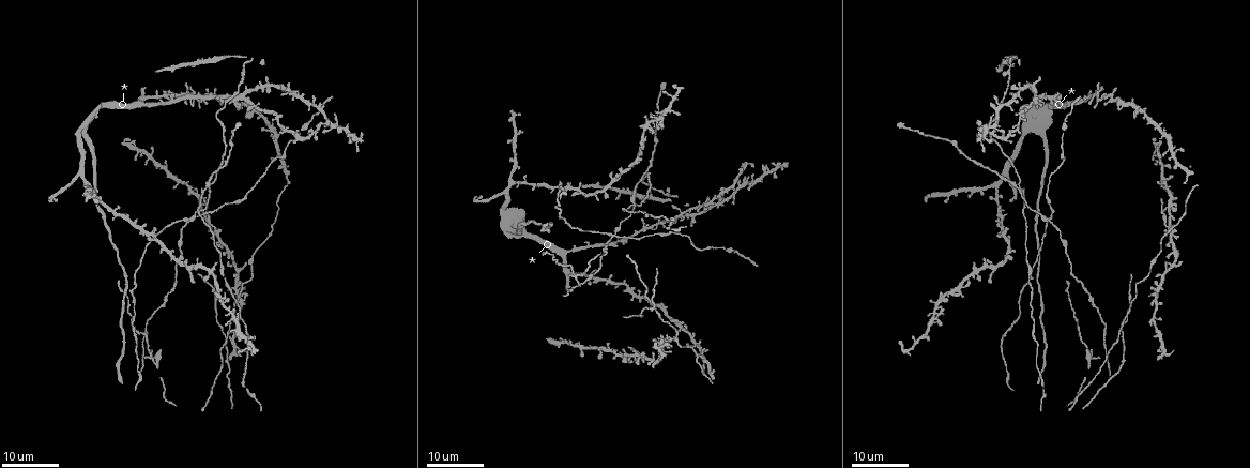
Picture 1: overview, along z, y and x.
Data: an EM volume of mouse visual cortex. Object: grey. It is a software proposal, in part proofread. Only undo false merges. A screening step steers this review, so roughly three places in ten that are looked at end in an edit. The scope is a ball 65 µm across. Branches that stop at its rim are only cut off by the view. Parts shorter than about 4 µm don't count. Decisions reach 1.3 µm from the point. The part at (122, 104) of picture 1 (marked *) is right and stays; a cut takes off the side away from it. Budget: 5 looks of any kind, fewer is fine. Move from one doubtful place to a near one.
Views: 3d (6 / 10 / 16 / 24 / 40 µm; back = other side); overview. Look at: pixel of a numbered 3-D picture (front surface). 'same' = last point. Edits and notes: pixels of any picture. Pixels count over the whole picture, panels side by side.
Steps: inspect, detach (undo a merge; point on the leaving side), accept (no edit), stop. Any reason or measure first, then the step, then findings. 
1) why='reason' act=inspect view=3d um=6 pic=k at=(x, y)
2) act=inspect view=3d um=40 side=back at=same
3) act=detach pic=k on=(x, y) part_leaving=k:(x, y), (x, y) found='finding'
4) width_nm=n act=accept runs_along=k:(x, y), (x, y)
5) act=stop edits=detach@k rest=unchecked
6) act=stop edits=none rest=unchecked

why='four-way junction' act=inspect view=3d um=16 pic=1 at=(611, 238)

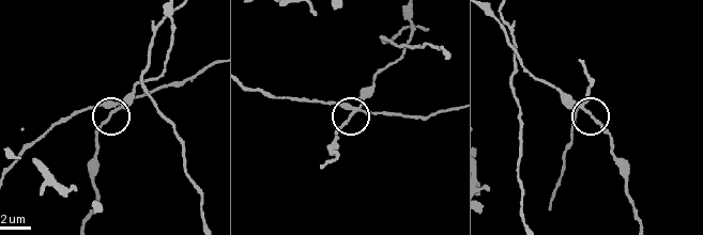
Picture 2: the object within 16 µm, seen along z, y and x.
why='zoom in' act=inspect view=3d um=10 pic=2 at=(114, 110)

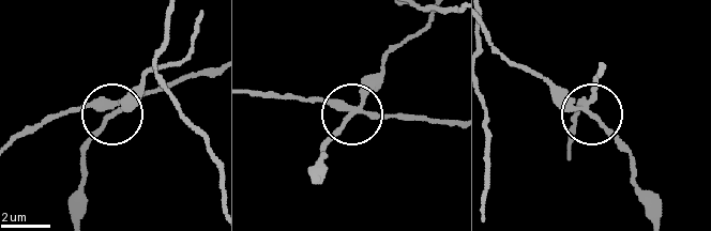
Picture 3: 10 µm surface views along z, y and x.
act=inspect view=3d um=6 pic=3 at=(594, 117)

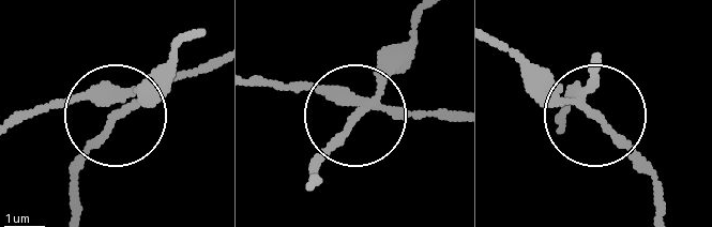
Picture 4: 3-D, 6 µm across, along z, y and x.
side_arm_um=52 act=accept runs_along=4:(13, 125), (85, 99), (105, 108), (111, 129), (74, 187) found='continuous, no second cell'

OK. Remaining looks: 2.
why='four arms meet' act=inspect view=3d um=16 pic=1 at=(629, 205)

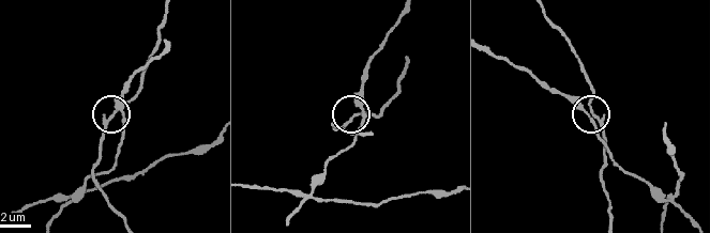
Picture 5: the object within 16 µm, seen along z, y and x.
act=inspect view=3d um=10 pic=5 at=(352, 117)

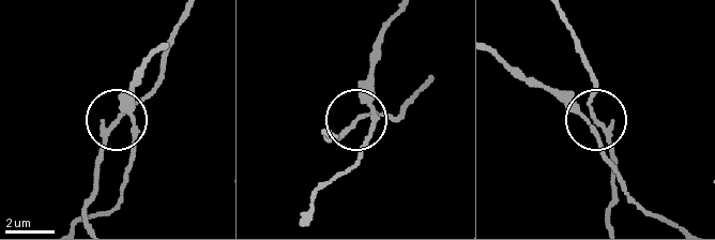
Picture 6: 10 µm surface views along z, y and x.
arms=4 act=accept runs_along=6:(80, 222), (121, 195), (128, 121), (119, 121), (94, 168) found='all the same cell'

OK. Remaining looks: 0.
act=stop edits=none rest=unchecked

